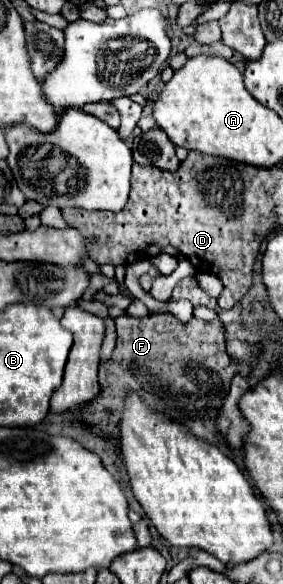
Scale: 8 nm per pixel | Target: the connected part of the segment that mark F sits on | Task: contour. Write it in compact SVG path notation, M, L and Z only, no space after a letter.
M149 313L147 317L141 317L141 319L131 317L131 315L121 315L115 319L115 325L117 325L117 347L115 347L113 355L105 363L101 363L101 367L99 367L101 393L93 401L89 401L87 405L69 409L67 413L73 413L75 419L79 423L83 423L85 427L89 427L95 435L119 439L119 423L121 423L121 415L125 409L125 395L133 391L145 401L145 405L151 411L159 411L161 415L167 415L167 419L181 423L187 431L191 431L191 435L217 445L227 455L231 455L235 459L235 463L243 469L241 455L235 455L215 431L217 409L219 409L225 393L229 391L233 375L239 373L239 375L247 377L251 371L249 365L243 365L243 361L233 361L229 357L229 353L225 349L223 321L221 319L203 321L203 319L193 317L191 321L183 323L177 317L173 317L171 313Z

